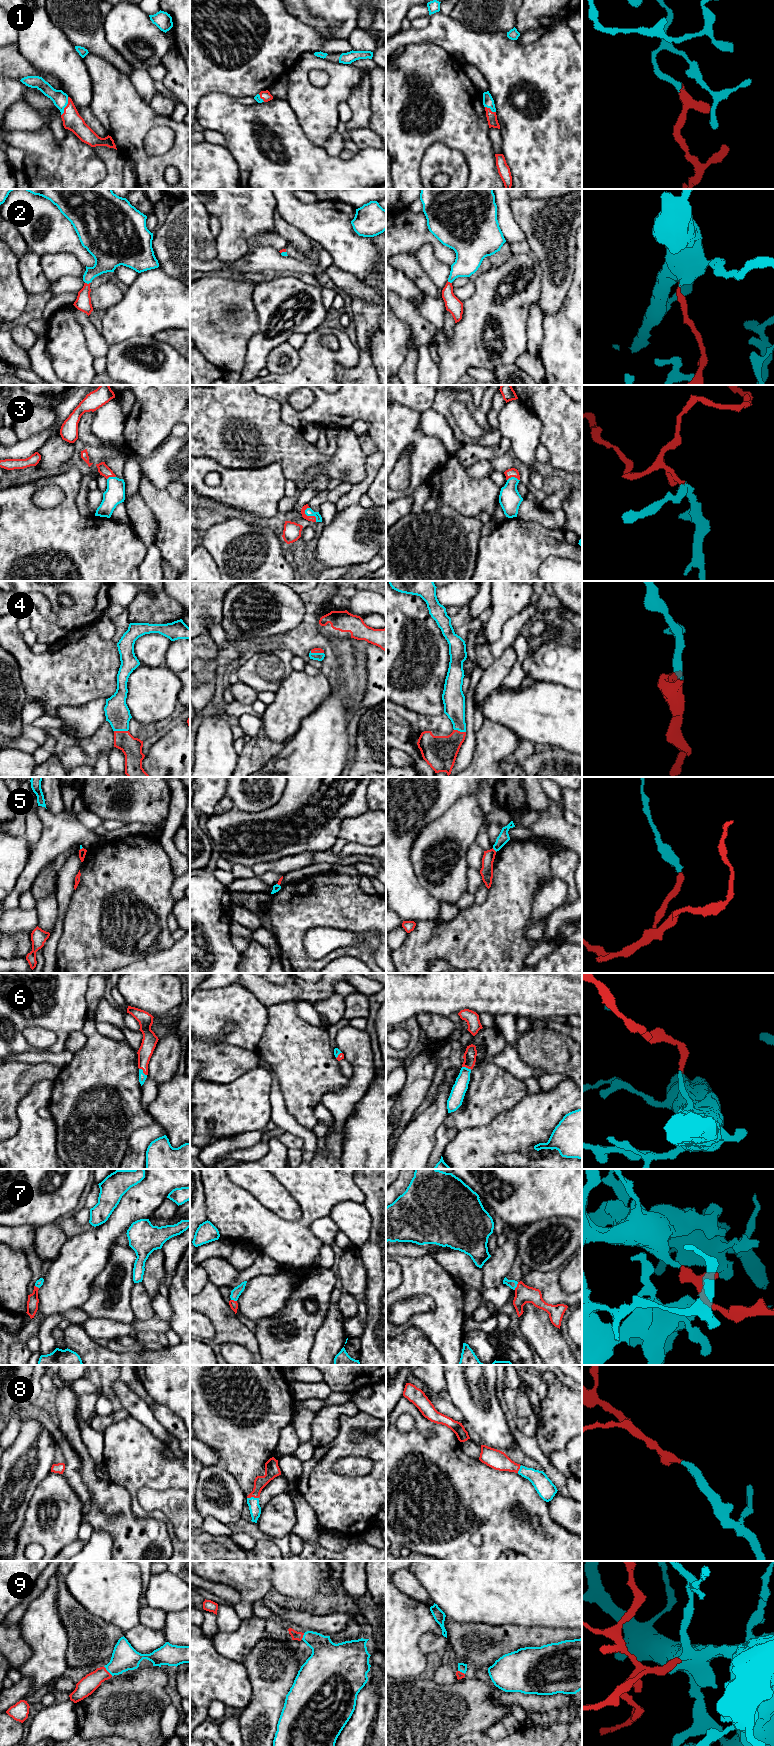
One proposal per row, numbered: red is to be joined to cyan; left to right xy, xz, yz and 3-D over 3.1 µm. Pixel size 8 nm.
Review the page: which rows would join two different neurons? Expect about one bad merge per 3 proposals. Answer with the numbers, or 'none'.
5

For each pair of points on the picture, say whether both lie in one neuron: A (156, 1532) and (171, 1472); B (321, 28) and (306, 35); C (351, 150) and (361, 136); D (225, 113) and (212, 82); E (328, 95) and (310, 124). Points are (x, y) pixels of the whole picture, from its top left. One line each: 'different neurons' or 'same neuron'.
A: different neurons
B: different neurons
C: different neurons
D: different neurons
E: same neuron

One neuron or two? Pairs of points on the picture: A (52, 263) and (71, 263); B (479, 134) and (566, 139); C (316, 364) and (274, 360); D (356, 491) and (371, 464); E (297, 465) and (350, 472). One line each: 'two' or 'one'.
A: one
B: two
C: two
D: one
E: two

